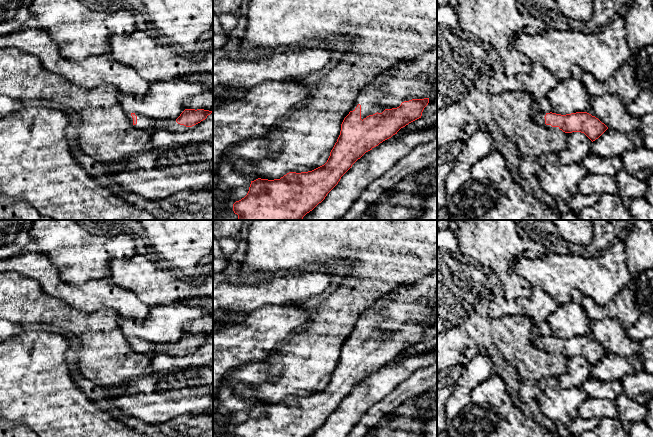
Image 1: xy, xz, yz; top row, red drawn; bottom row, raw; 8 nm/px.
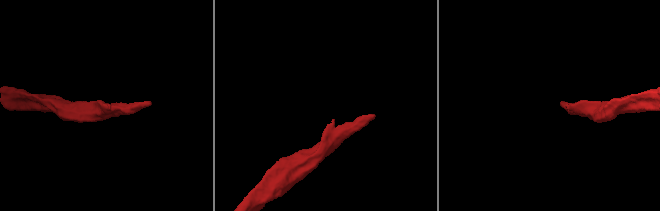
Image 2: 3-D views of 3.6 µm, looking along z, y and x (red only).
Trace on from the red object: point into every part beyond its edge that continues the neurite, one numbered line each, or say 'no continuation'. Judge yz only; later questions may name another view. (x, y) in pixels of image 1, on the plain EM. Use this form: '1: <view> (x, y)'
1: yz (537, 340)

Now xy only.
1: xy (143, 347)

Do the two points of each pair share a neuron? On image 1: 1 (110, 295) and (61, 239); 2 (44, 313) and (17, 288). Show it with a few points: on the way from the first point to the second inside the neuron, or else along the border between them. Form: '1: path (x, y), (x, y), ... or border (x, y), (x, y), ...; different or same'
1: border (109, 280), (90, 280), (74, 286); different
2: path (37, 307), (24, 295); same

